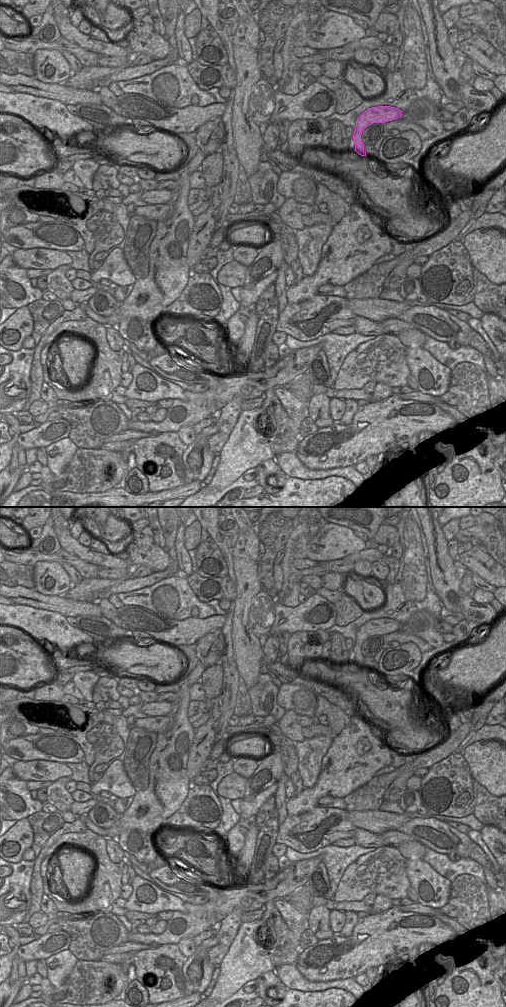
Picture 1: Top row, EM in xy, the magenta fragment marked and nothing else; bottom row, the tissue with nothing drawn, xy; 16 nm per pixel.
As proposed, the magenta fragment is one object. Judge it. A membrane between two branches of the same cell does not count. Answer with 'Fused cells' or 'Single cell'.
Single cell.

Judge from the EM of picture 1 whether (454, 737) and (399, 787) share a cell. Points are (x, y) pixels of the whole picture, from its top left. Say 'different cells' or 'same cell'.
same cell

